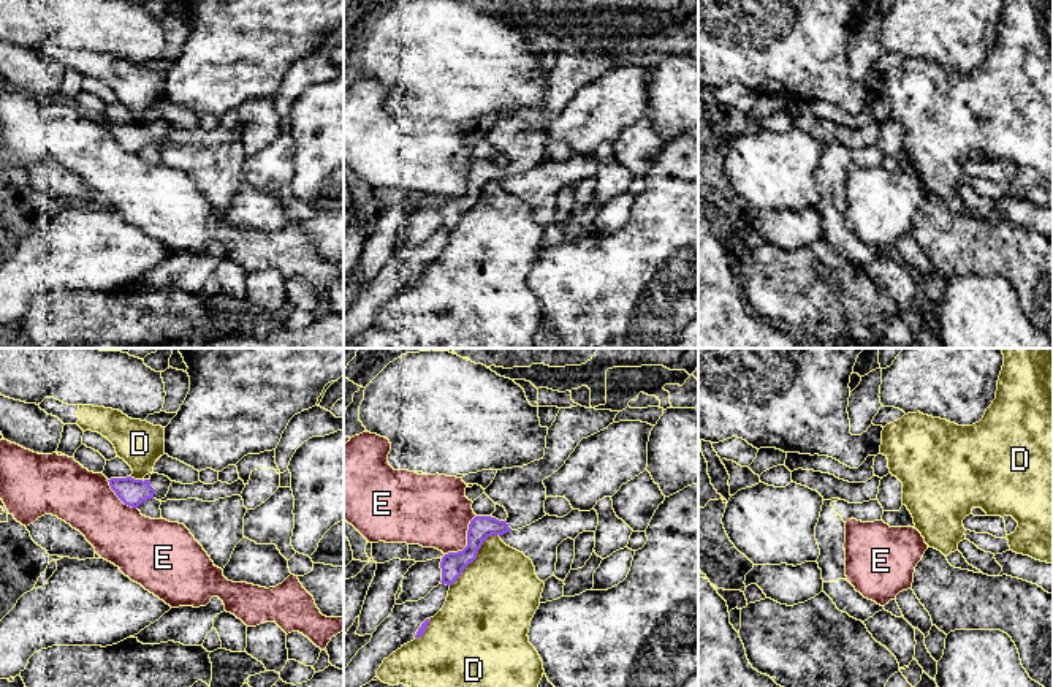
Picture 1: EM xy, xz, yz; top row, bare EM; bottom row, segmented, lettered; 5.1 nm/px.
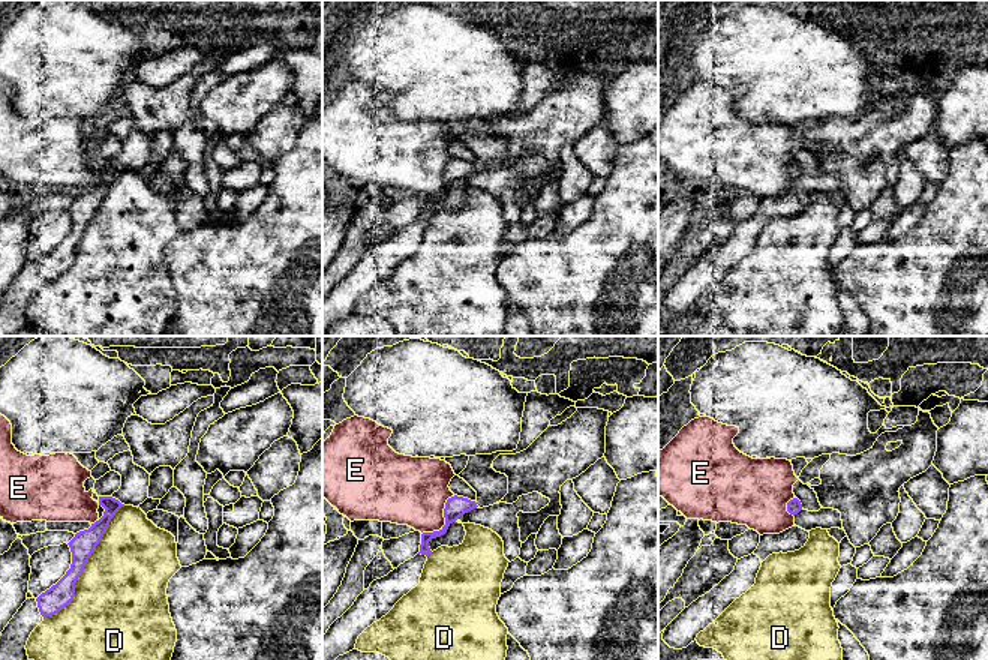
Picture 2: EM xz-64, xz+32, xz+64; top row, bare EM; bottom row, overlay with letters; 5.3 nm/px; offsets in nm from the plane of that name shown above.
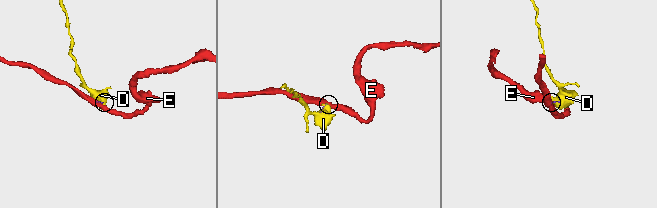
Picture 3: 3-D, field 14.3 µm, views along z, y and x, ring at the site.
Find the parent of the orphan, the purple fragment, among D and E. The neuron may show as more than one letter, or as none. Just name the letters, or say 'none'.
none

